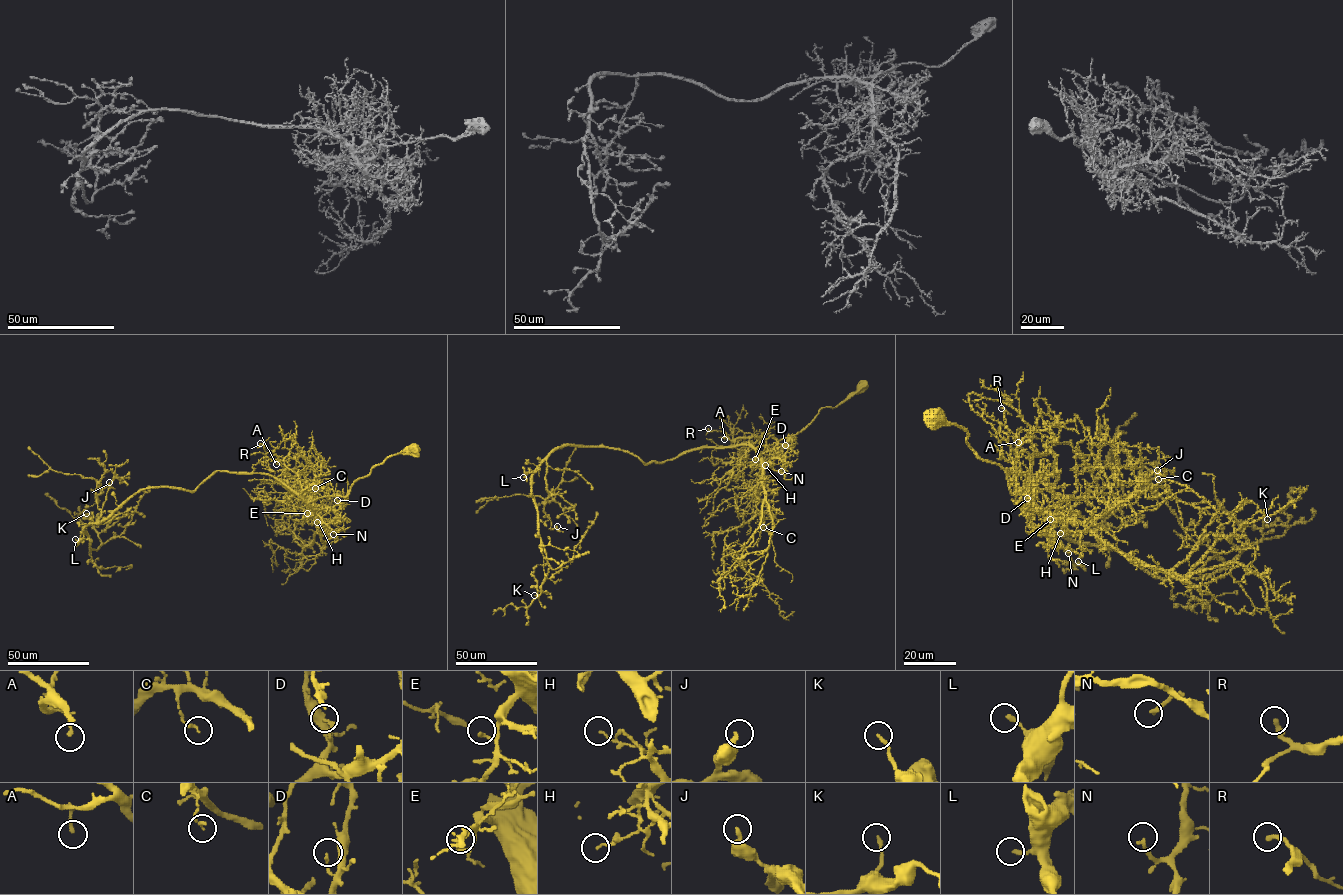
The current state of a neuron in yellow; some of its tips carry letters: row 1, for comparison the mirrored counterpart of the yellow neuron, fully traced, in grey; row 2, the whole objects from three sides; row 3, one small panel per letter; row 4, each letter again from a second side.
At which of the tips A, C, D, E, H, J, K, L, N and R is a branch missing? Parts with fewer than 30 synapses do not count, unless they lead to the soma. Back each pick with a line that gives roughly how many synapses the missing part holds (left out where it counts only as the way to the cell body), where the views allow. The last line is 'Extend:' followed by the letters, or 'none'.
Extend: none

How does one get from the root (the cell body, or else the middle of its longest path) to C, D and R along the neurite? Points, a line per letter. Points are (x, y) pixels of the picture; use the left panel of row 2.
C: (414, 448), (391, 455), (358, 478), (342, 503), (313, 509), (311, 514), (308, 497), (315, 484), (315, 488)
D: (414, 448), (391, 455), (377, 464), (367, 475), (354, 483), (342, 503), (338, 504), (337, 500)
R: (414, 448), (377, 464), (354, 483), (345, 496), (306, 501), (297, 475), (260, 443)

